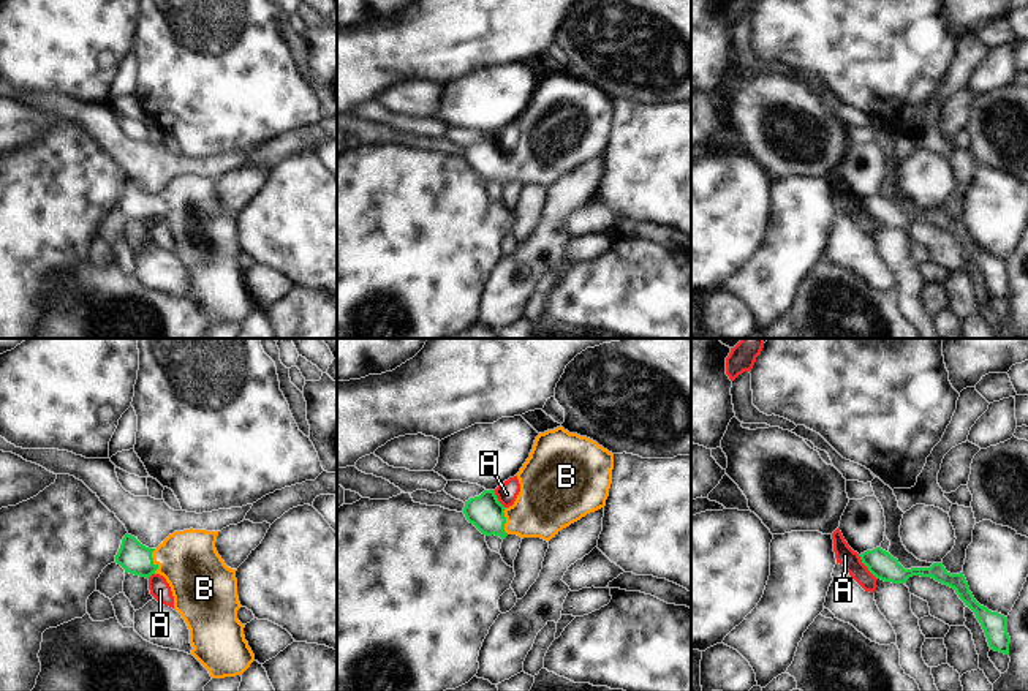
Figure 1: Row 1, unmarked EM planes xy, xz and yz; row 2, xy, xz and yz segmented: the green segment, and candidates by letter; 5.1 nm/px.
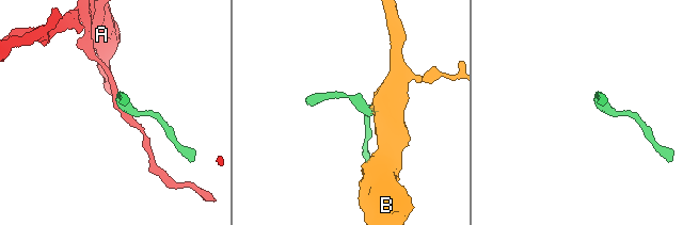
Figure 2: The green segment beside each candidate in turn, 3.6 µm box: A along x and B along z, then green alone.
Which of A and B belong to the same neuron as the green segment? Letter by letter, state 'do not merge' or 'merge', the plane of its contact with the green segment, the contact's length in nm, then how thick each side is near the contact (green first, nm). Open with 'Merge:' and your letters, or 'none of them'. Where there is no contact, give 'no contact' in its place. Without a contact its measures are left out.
Merge: B
A: do not merge; contact in yz; length 160 nm; calibres 140 and 100 nm
B: merge; contact in xy; length 130 nm; calibres 160 and 300 nm

